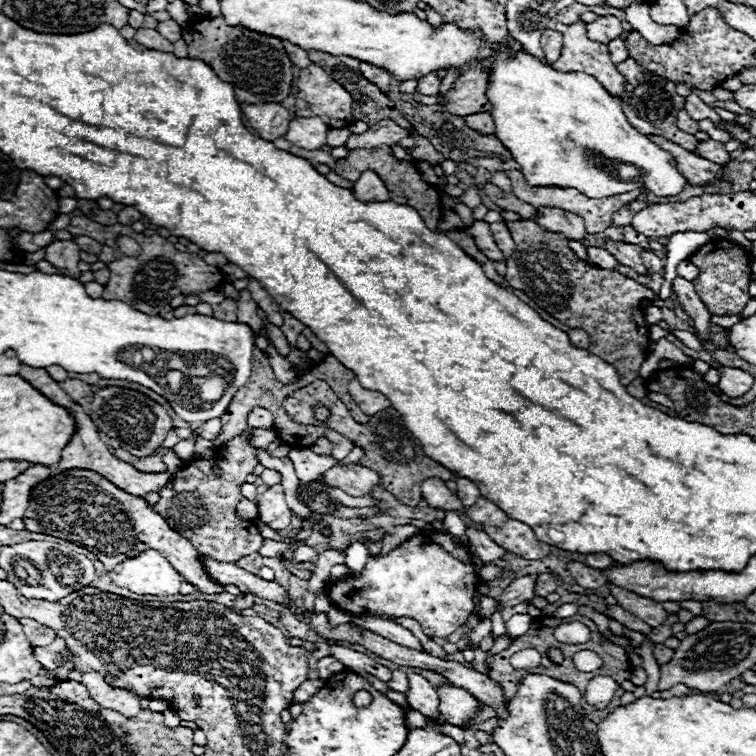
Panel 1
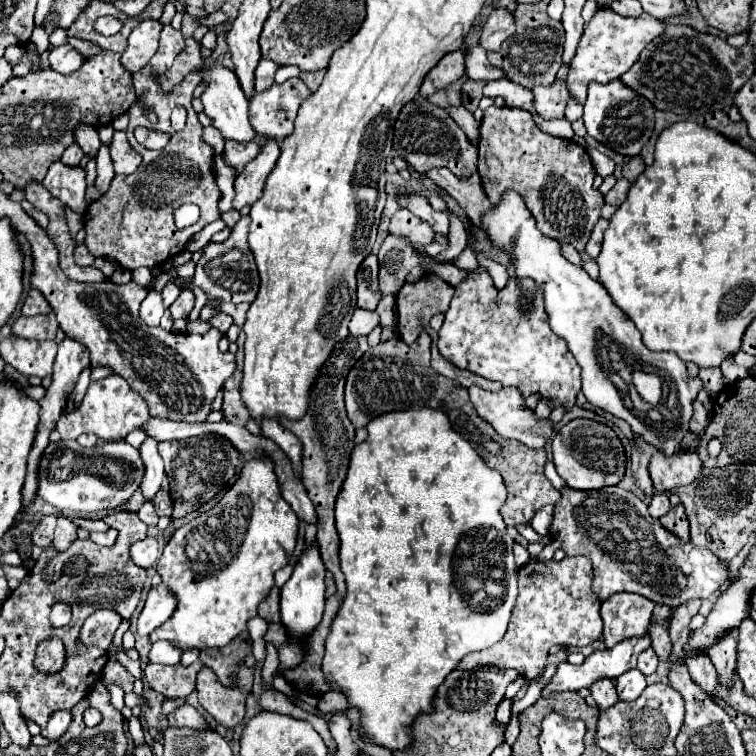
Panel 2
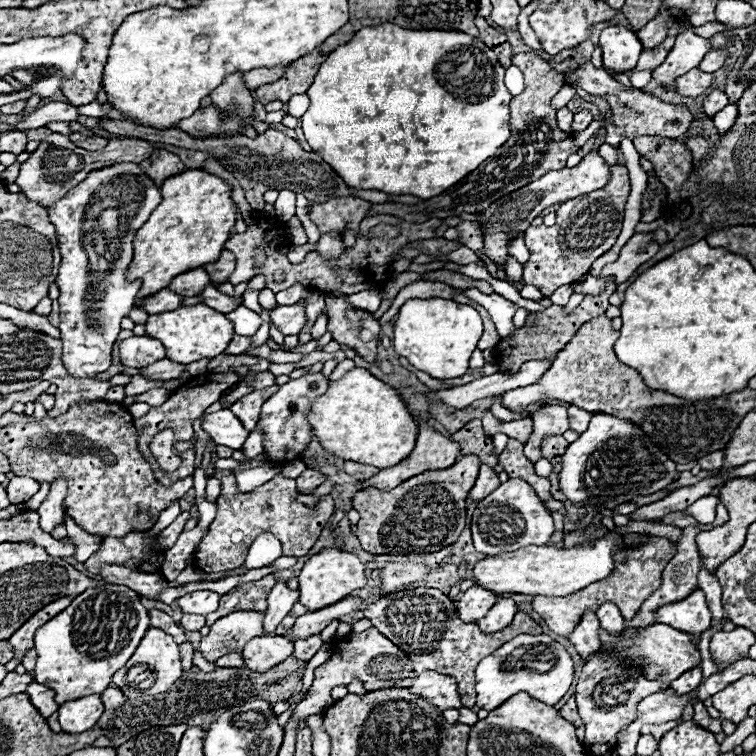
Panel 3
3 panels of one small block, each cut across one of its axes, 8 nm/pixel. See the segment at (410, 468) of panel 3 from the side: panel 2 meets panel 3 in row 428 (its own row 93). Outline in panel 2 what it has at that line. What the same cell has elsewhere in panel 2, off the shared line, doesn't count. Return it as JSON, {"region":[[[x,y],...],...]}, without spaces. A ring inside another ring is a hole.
{"region":[[[462,50],[450,52],[426,74],[426,78],[420,86],[420,94],[430,96],[438,90],[444,90],[446,86],[460,80],[462,76],[464,76],[464,54],[462,54]]]}

